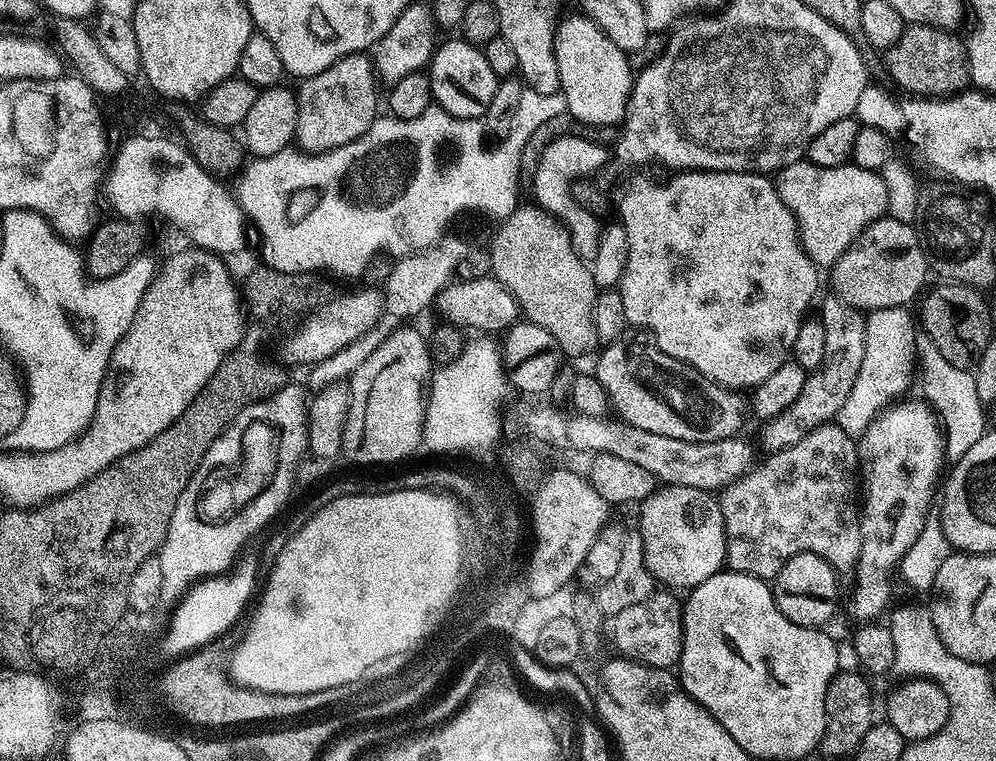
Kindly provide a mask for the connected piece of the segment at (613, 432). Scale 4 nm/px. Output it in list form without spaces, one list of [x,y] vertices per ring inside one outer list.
[[[544,408],[537,416],[535,414],[534,428],[535,424],[537,438],[548,444],[556,443],[564,434],[570,447],[588,452],[587,454],[614,454],[614,458],[634,462],[634,466],[642,466],[646,474],[650,474],[664,486],[694,486],[703,492],[715,493],[725,485],[732,484],[754,464],[752,450],[741,438],[718,442],[682,442],[682,438],[666,438],[666,434],[653,434],[650,430],[641,430],[639,426],[630,426],[619,418],[590,418],[579,414],[572,414],[564,424],[563,416],[552,408]]]

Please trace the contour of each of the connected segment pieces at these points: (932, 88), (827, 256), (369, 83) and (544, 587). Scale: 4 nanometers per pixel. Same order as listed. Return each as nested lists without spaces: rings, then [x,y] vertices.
[[[908,24],[904,29],[902,38],[894,42],[882,56],[882,64],[888,67],[888,72],[892,75],[892,80],[900,88],[905,88],[905,93],[916,98],[947,98],[955,96],[967,89],[970,84],[968,75],[968,50],[963,39],[959,40],[946,28],[935,28],[925,24]]]
[[[808,159],[795,160],[781,168],[774,183],[782,202],[786,204],[796,219],[796,230],[800,233],[800,245],[817,266],[831,266],[844,251],[860,236],[868,224],[874,223],[888,211],[886,182],[880,172],[859,168],[851,162],[842,166],[827,168],[811,164]]]
[[[367,55],[343,56],[326,70],[301,79],[299,84],[296,92],[298,122],[294,140],[305,153],[319,154],[346,146],[378,118],[378,80],[374,75],[374,65]]]
[[[568,468],[551,469],[547,473],[552,480],[552,484],[548,484],[548,488],[543,488],[540,492],[540,500],[536,500],[535,518],[536,529],[539,531],[539,547],[536,548],[535,563],[532,564],[531,585],[535,589],[535,593],[550,593],[553,589],[567,589],[567,584],[571,582],[572,575],[576,571],[581,571],[586,554],[590,550],[590,546],[594,546],[594,542],[600,536],[601,529],[609,521],[610,505],[601,498],[594,490],[592,481],[580,476],[576,472],[571,472]]]

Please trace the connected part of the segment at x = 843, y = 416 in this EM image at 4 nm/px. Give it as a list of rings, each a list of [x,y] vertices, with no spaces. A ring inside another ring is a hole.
[[[902,307],[883,308],[867,313],[864,322],[866,336],[862,370],[858,370],[858,378],[854,378],[854,390],[850,390],[850,398],[842,402],[842,410],[835,419],[842,430],[862,434],[877,412],[903,397],[912,380],[914,384],[914,373],[917,371],[915,336],[918,326],[913,313],[911,316],[908,311],[907,307]]]

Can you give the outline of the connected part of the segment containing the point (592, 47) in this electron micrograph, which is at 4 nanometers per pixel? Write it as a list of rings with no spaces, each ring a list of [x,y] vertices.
[[[583,14],[575,15],[570,18],[563,17],[557,23],[555,36],[555,60],[558,62],[561,91],[567,100],[567,113],[590,126],[619,125],[628,111],[628,98],[634,79],[629,57],[607,38],[593,20]]]

